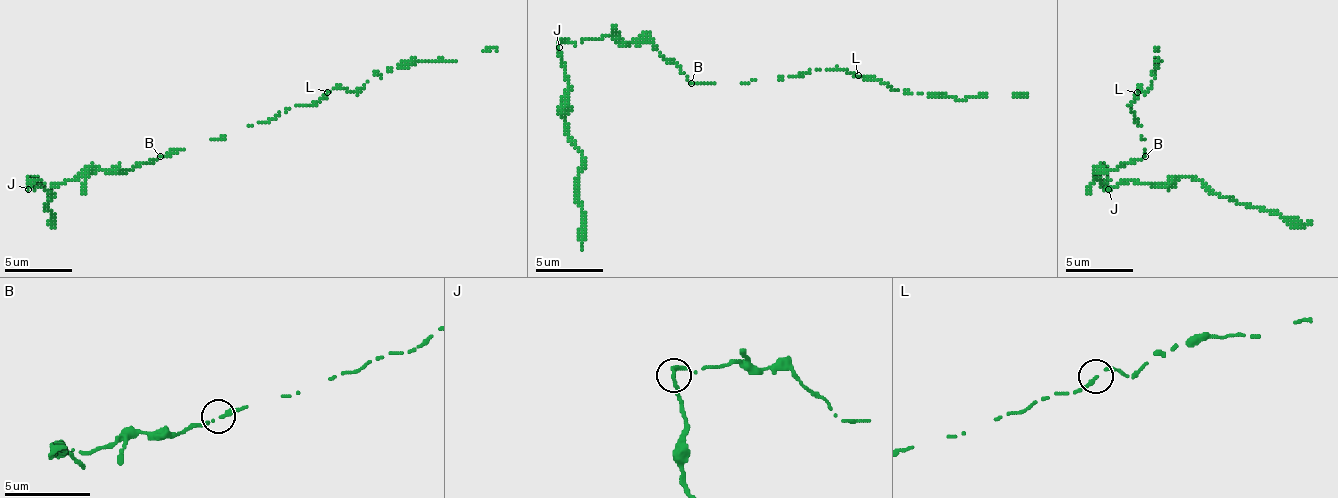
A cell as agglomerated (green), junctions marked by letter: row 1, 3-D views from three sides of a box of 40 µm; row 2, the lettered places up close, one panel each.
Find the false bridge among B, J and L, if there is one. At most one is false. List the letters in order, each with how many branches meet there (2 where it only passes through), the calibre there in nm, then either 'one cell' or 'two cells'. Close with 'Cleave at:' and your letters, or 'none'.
B: 2 branches meet; 180 nm thick; one cell
J: 2 branches meet; 240 nm thick; two cells
L: 2 branches meet; 200 nm thick; one cell
Cleave at: J

